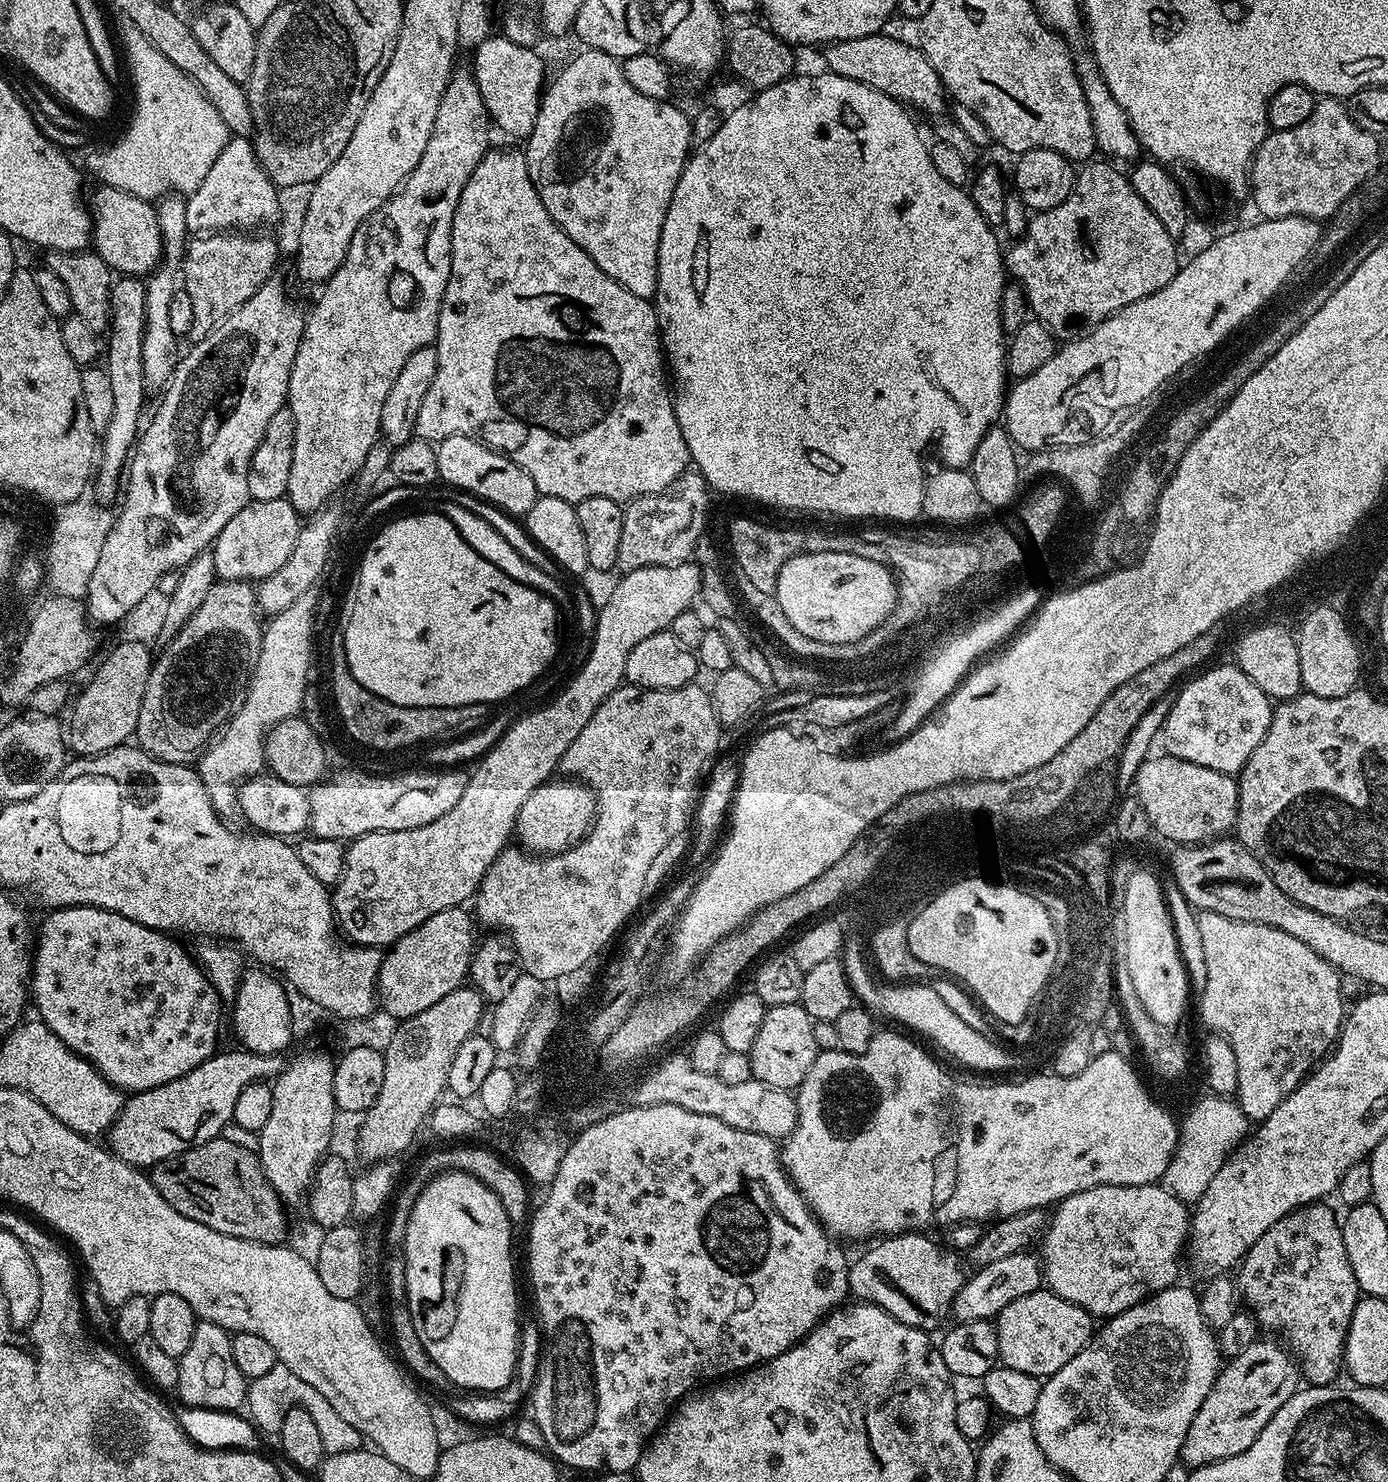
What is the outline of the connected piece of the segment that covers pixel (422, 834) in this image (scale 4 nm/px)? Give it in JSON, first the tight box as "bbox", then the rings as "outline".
{"bbox":[331,562,701,949],"outline":[[[685,562],[670,566],[646,566],[623,573],[619,577],[621,580],[613,586],[612,593],[605,598],[604,605],[599,605],[592,648],[583,664],[575,669],[576,677],[549,704],[526,713],[521,720],[520,717],[513,719],[500,741],[480,757],[473,767],[477,767],[476,769],[471,769],[466,790],[462,790],[462,798],[458,798],[458,803],[451,810],[446,810],[442,818],[434,818],[434,822],[426,826],[418,826],[414,830],[371,832],[347,845],[344,871],[340,874],[339,882],[334,885],[331,897],[339,931],[351,943],[383,949],[402,938],[402,934],[410,934],[410,930],[422,926],[422,922],[438,914],[438,910],[459,908],[475,897],[482,878],[486,878],[486,872],[490,870],[498,854],[509,847],[513,839],[522,802],[526,802],[526,798],[530,798],[530,794],[534,794],[538,786],[553,779],[554,773],[559,769],[562,754],[566,754],[570,742],[574,742],[574,738],[578,738],[582,731],[582,726],[586,726],[586,722],[594,718],[594,710],[602,706],[605,698],[625,683],[624,671],[630,650],[634,650],[638,642],[650,638],[650,634],[669,631],[674,618],[689,611],[695,605],[692,603],[697,603],[701,571],[701,565]]]}

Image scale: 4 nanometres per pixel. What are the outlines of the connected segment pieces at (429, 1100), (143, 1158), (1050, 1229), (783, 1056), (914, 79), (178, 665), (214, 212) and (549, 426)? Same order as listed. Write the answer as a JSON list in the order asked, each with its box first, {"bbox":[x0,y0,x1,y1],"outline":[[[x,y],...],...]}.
[{"bbox":[360,986,486,1162],"outline":[[[462,986],[439,1002],[434,1002],[430,1010],[422,1010],[422,1014],[414,1014],[414,1018],[401,1020],[395,1025],[392,1037],[388,1045],[383,1045],[384,1065],[386,1066],[386,1078],[382,1078],[382,1090],[368,1111],[363,1113],[360,1124],[360,1156],[367,1162],[388,1162],[399,1152],[404,1152],[412,1144],[412,1139],[420,1132],[420,1127],[425,1127],[426,1121],[432,1115],[432,1109],[441,1103],[448,1087],[448,1075],[450,1074],[450,1062],[454,1062],[454,1054],[466,1038],[470,1038],[477,1031],[480,1019],[485,1019],[486,1001],[475,988]]]},{"bbox":[106,1050,286,1170],"outline":[[[239,1050],[240,1052],[217,1051],[206,1062],[202,1062],[194,1070],[182,1074],[182,1078],[174,1078],[162,1086],[154,1086],[145,1092],[137,1092],[125,1099],[118,1118],[106,1133],[107,1147],[113,1156],[124,1160],[134,1168],[141,1170],[151,1169],[154,1164],[163,1164],[174,1156],[181,1156],[186,1150],[194,1146],[202,1146],[206,1142],[217,1139],[224,1127],[232,1124],[234,1106],[238,1102],[238,1094],[246,1090],[246,1086],[271,1081],[280,1075],[286,1067],[283,1055],[263,1056],[257,1052]]]},{"bbox":[1038,1183,1190,1318],"outline":[[[1159,1183],[1142,1186],[1094,1186],[1090,1190],[1070,1194],[1055,1205],[1054,1211],[1051,1213],[1048,1227],[1044,1229],[1044,1234],[1038,1241],[1038,1255],[1042,1265],[1043,1283],[1047,1291],[1058,1294],[1058,1298],[1066,1298],[1074,1302],[1074,1306],[1082,1306],[1082,1310],[1086,1310],[1093,1318],[1111,1318],[1130,1310],[1130,1306],[1134,1306],[1139,1300],[1145,1300],[1147,1296],[1161,1292],[1164,1288],[1171,1288],[1177,1283],[1176,1275],[1180,1272],[1179,1260],[1182,1260],[1190,1227],[1190,1208]]]},{"bbox":[752,1004,818,1090],"outline":[[[774,1004],[765,1011],[758,1038],[754,1038],[752,1075],[766,1086],[795,1090],[814,1066],[818,1049],[814,1042],[814,1021],[798,1004]]]},{"bbox":[824,34,946,117],"outline":[[[877,34],[866,38],[839,40],[837,44],[827,45],[824,56],[827,71],[842,78],[860,80],[866,86],[899,100],[901,104],[917,113],[925,112],[928,116],[939,117],[946,101],[946,89],[941,84],[934,66],[926,54],[915,43],[907,44],[904,40],[895,40],[892,36]]]},{"bbox":[134,579,263,765],"outline":[[[217,579],[202,606],[198,606],[182,630],[163,645],[164,653],[155,657],[152,673],[146,682],[146,694],[142,694],[142,706],[138,710],[134,740],[139,748],[155,760],[171,764],[191,765],[199,761],[217,733],[244,704],[263,637],[262,613],[256,607],[256,588],[247,580]]]},{"bbox":[186,136,280,234],"outline":[[[232,136],[214,166],[210,166],[206,178],[202,178],[202,186],[187,197],[186,226],[192,234],[259,229],[256,228],[259,224],[275,222],[280,212],[279,195],[276,183],[262,170],[251,139]]]},{"bbox":[416,147,690,504],"outline":[[[489,147],[488,153],[474,166],[474,174],[458,198],[452,227],[452,265],[450,282],[446,282],[446,294],[442,298],[438,330],[436,331],[436,357],[438,374],[422,398],[422,406],[416,419],[416,436],[422,440],[439,442],[451,436],[470,436],[482,444],[509,456],[522,466],[530,478],[534,478],[537,493],[550,498],[562,498],[571,504],[581,504],[586,498],[610,498],[627,502],[637,496],[649,496],[666,490],[690,468],[686,438],[678,426],[674,396],[666,379],[666,357],[660,342],[660,327],[656,321],[656,309],[652,300],[630,294],[626,286],[614,282],[610,274],[598,270],[598,266],[578,245],[550,218],[546,206],[542,206],[540,189],[534,186],[530,170],[526,166],[523,151],[516,148]]]}]

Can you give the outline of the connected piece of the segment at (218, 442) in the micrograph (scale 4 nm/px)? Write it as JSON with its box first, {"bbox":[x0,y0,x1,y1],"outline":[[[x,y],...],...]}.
{"bbox":[86,278,306,626],"outline":[[[278,278],[268,279],[265,284],[257,290],[254,294],[254,298],[250,298],[246,302],[242,302],[242,306],[238,306],[238,310],[234,310],[234,314],[230,314],[223,322],[220,323],[210,334],[206,334],[206,338],[195,341],[191,345],[192,349],[185,351],[179,362],[176,363],[176,369],[174,374],[168,380],[166,387],[163,389],[162,395],[164,397],[160,400],[160,405],[156,408],[156,413],[152,416],[152,421],[145,423],[143,425],[142,431],[139,433],[138,439],[134,445],[134,451],[126,465],[126,487],[122,492],[122,500],[124,496],[124,505],[120,508],[120,516],[118,515],[113,519],[112,528],[109,533],[106,534],[105,542],[102,544],[101,557],[98,558],[98,564],[94,569],[94,574],[90,577],[90,584],[88,588],[88,593],[86,595],[86,611],[88,614],[88,619],[93,625],[99,626],[99,624],[116,624],[119,625],[123,621],[124,616],[130,613],[130,610],[137,606],[138,602],[141,601],[146,594],[150,591],[156,590],[156,583],[158,578],[162,578],[162,574],[167,572],[174,572],[179,569],[185,568],[190,561],[192,561],[199,552],[207,552],[211,549],[212,545],[216,543],[218,534],[222,534],[222,526],[226,526],[226,522],[230,522],[230,518],[234,518],[234,514],[238,514],[238,510],[242,510],[242,506],[246,506],[250,499],[250,482],[248,481],[248,475],[250,474],[250,462],[254,458],[254,450],[258,450],[258,442],[262,442],[262,434],[266,434],[266,426],[270,426],[270,418],[274,418],[274,414],[278,414],[278,410],[282,410],[288,403],[288,383],[290,382],[290,370],[294,366],[294,354],[298,354],[298,342],[302,342],[302,334],[304,333],[304,322],[306,316],[302,311],[300,313],[300,308],[298,305],[292,301],[292,296],[290,293],[284,289],[284,284]]]}

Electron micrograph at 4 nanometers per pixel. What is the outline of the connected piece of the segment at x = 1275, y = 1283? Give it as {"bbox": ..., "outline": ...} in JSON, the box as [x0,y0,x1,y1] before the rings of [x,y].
{"bbox":[1234,1202,1362,1385],"outline":[[[1324,1202],[1308,1204],[1274,1222],[1274,1226],[1270,1226],[1254,1246],[1250,1246],[1234,1276],[1243,1303],[1244,1300],[1248,1303],[1245,1304],[1247,1311],[1255,1316],[1261,1329],[1269,1328],[1284,1335],[1283,1343],[1298,1357],[1298,1367],[1309,1385],[1337,1383],[1336,1375],[1341,1375],[1344,1366],[1344,1343],[1350,1330],[1350,1318],[1362,1295],[1350,1267],[1350,1258],[1346,1258],[1341,1221],[1326,1205]]]}

